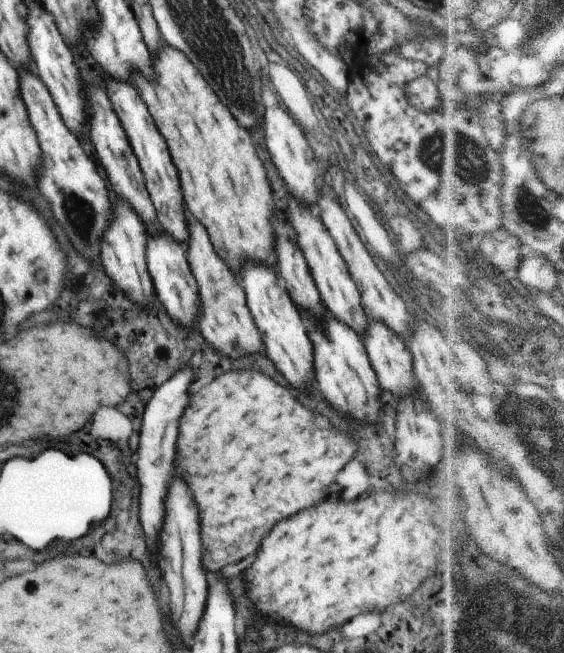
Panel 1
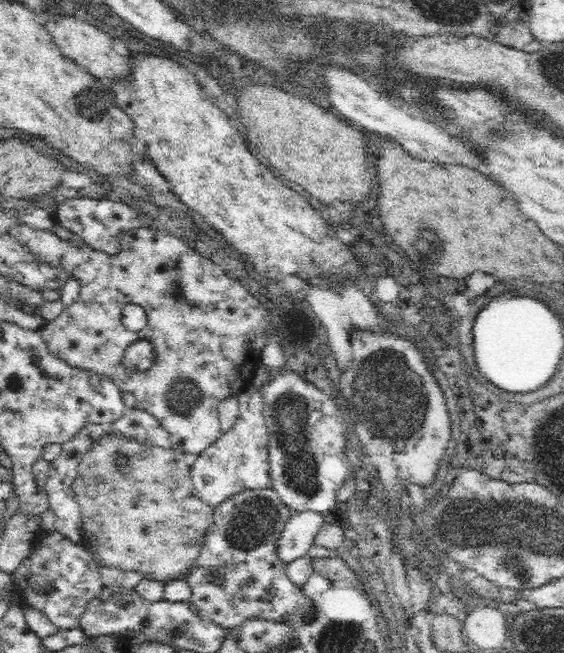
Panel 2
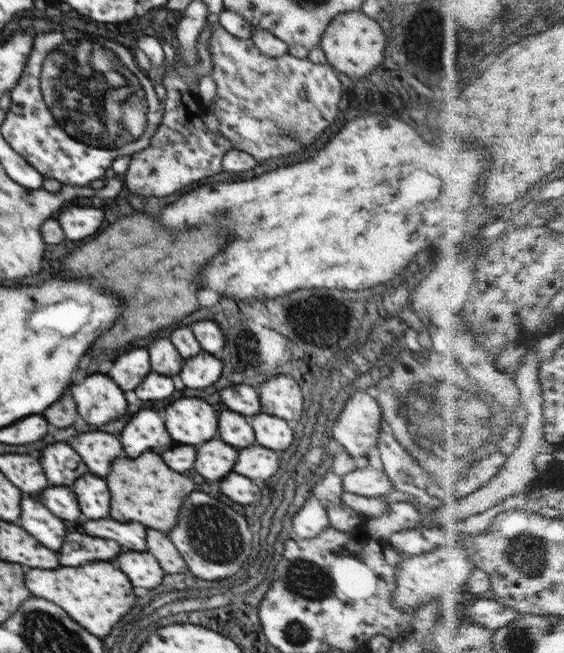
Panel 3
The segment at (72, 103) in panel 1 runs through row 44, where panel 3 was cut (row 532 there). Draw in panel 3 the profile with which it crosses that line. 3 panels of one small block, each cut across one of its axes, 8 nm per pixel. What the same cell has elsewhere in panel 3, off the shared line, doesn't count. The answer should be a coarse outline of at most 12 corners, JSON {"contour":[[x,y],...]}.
{"contour":[[22,500],[20,522],[38,542],[60,550],[66,526],[51,510]]}

